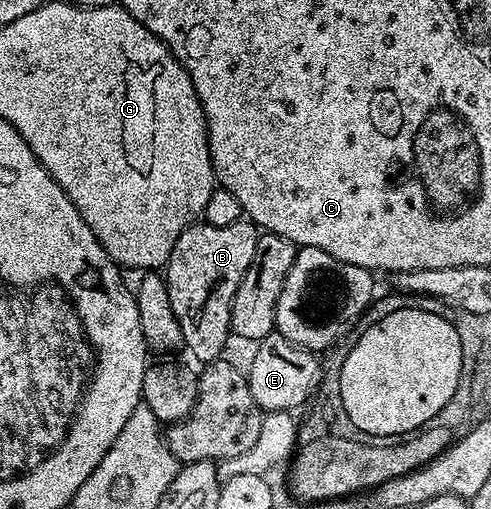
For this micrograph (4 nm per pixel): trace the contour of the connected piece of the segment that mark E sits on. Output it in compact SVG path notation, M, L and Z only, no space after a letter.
M276 332L256 343L253 363L247 369L249 391L255 404L265 412L293 412L309 398L317 382L318 355L311 350L297 346L291 340Z

